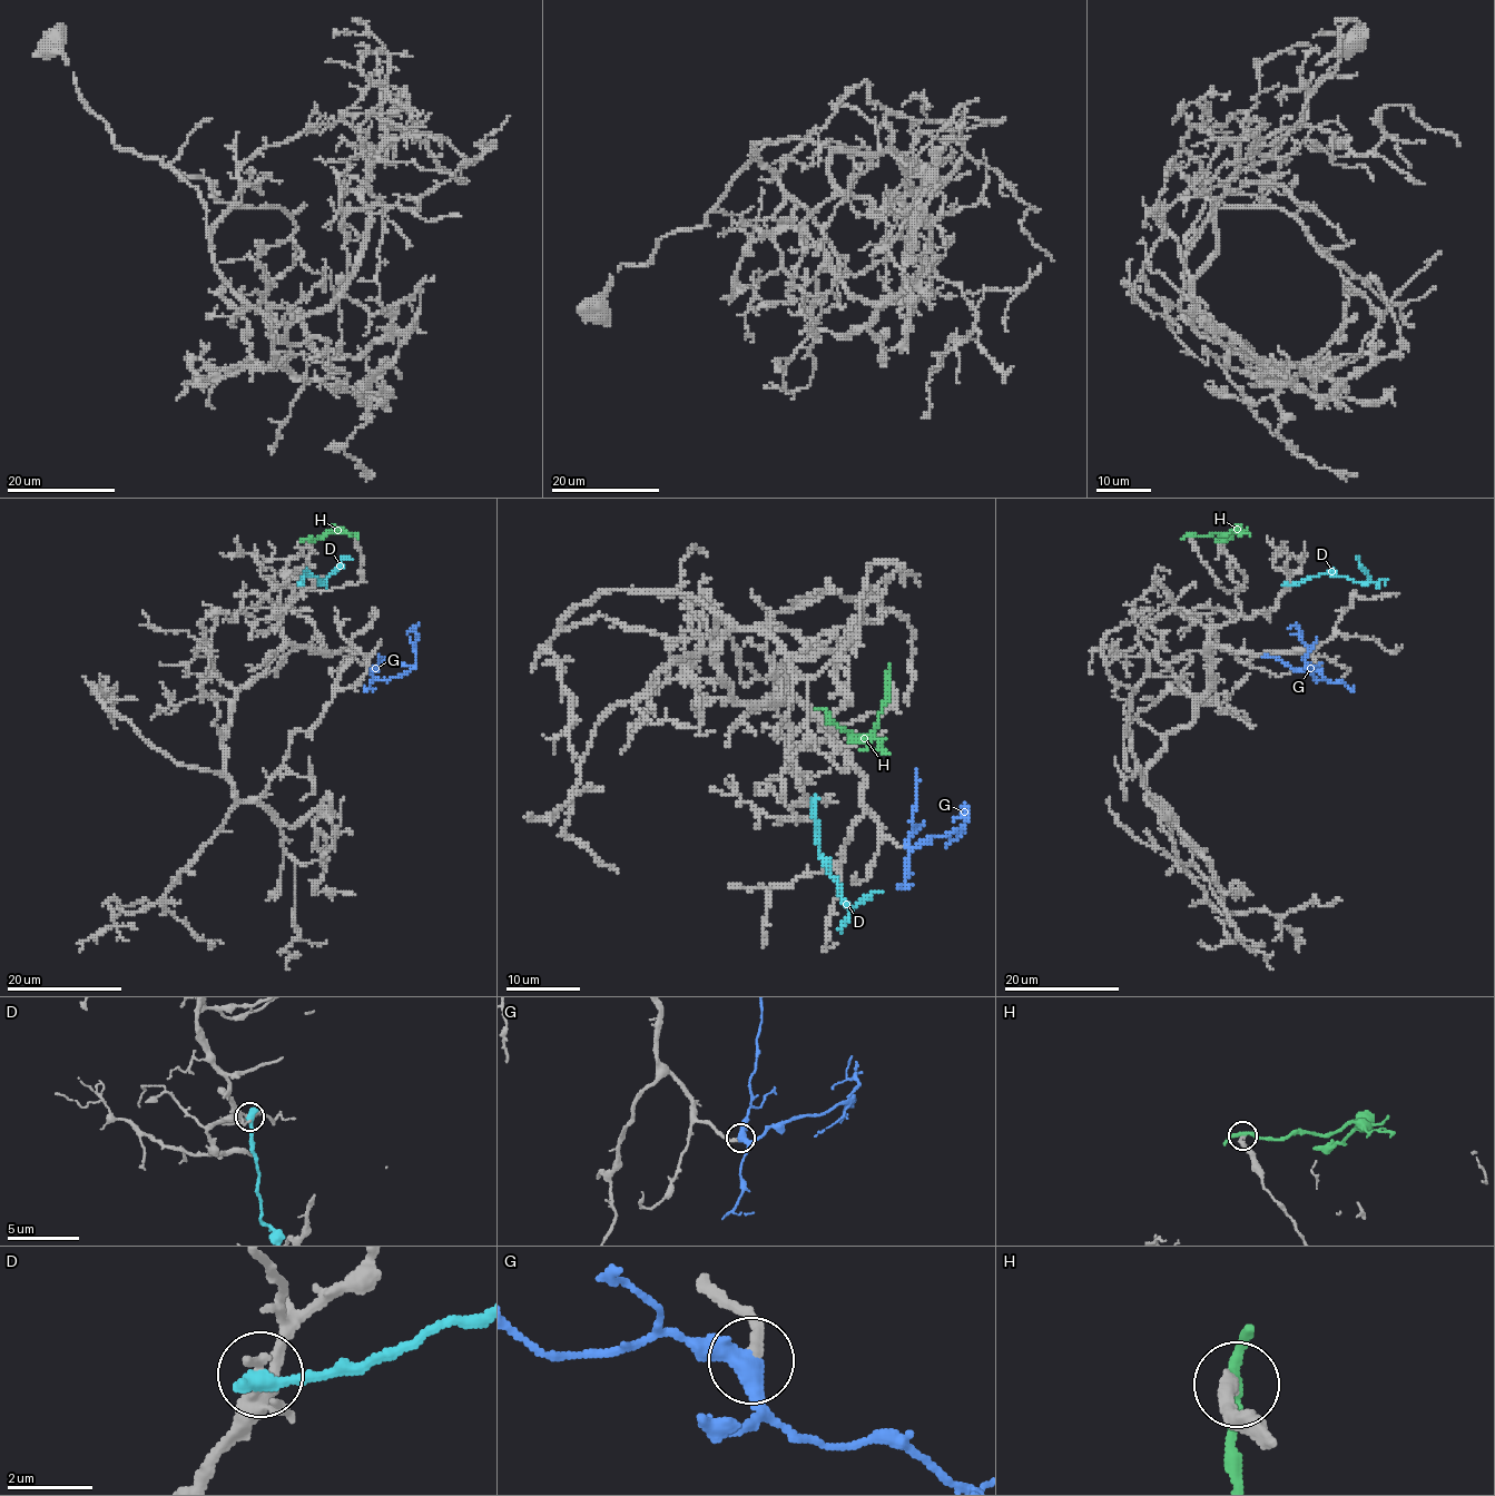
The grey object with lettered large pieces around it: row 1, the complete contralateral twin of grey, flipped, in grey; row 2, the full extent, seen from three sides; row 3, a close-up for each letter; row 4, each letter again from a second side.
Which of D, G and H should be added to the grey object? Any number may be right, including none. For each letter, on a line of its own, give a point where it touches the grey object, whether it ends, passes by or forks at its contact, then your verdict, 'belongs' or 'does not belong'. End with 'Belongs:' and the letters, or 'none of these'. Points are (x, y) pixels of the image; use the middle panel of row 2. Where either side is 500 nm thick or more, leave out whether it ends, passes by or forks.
D: (813, 800) | it ends | does not belong
G: (906, 846) | it passes by | belongs
H: (888, 676) | it passes by | does not belong
Belongs: G

